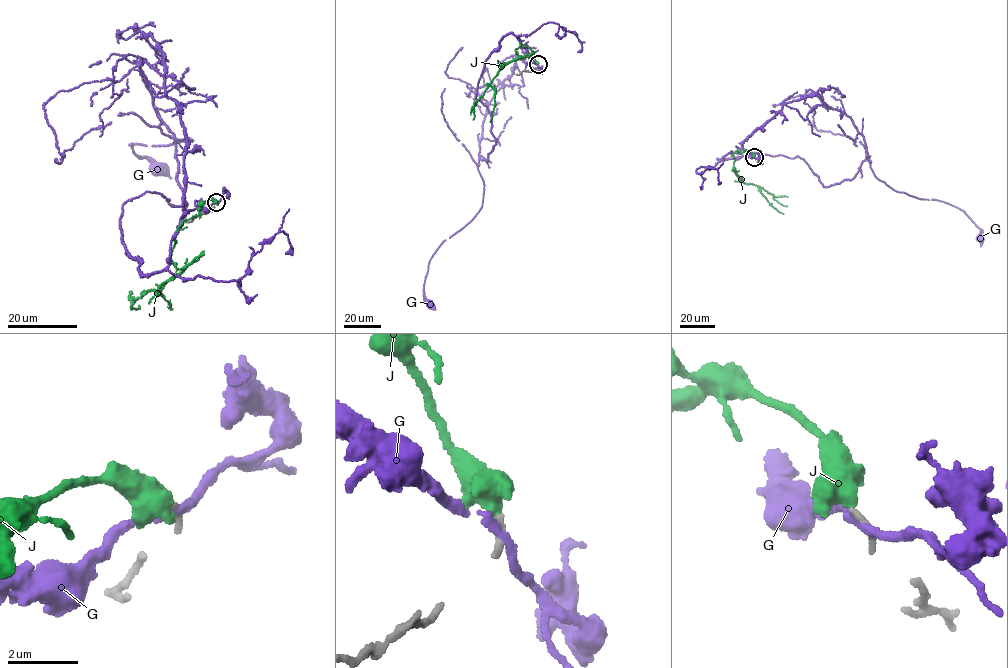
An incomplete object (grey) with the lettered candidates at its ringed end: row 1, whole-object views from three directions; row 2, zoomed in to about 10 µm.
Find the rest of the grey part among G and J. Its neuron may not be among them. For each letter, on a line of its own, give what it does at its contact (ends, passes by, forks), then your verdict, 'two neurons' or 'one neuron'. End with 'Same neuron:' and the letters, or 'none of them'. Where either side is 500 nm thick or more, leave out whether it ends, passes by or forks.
G: it passes by | two neurons
J: it passes by | two neurons
Same neuron: none of them

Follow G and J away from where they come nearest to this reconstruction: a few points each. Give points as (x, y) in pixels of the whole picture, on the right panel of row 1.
G: (755, 157), (743, 140), (781, 103), (805, 120), (824, 103), (850, 118), (878, 179), (961, 209), (981, 240)
J: (754, 157), (751, 152), (737, 150), (733, 154), (732, 169), (740, 181), (763, 188), (779, 203), (787, 205)

